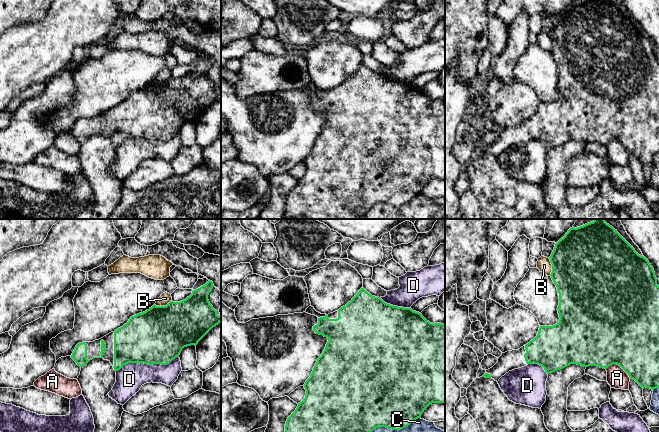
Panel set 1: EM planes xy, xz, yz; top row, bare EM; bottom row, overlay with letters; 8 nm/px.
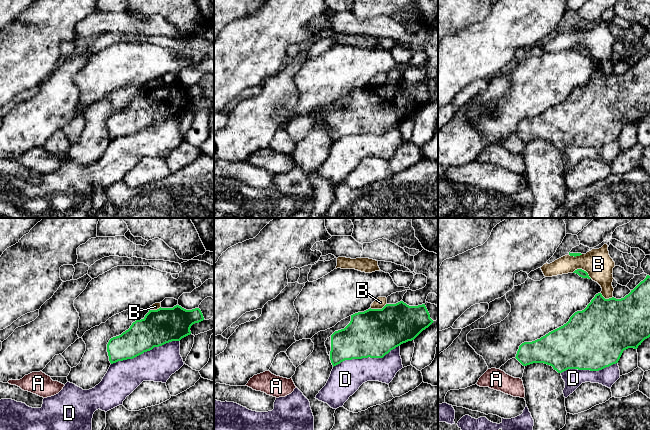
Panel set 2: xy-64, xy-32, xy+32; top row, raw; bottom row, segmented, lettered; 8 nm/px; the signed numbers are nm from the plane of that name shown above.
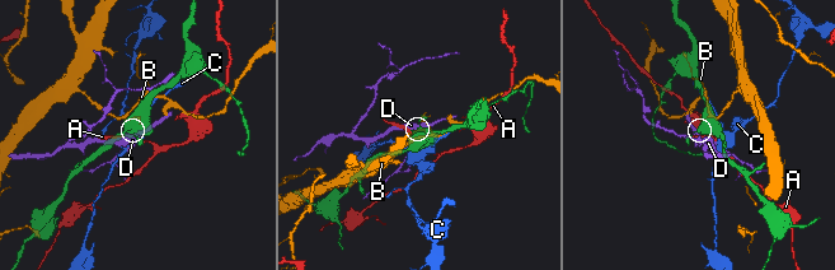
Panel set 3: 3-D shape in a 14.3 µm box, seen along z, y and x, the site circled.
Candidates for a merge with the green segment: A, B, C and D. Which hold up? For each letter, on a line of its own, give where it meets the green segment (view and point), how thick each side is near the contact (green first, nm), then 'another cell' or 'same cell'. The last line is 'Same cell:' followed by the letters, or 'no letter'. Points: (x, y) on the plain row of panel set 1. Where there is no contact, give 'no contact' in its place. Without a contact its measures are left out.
A: contact yz (619, 141); calibres 500 and 170 nm; another cell
B: contact yz (552, 43); calibres 500 and 110 nm; another cell
C: contact xz (387, 203); calibres 500 and 280 nm; another cell
D: contact xy (147, 139); calibres 440 and 220 nm; another cell
Same cell: no letter

